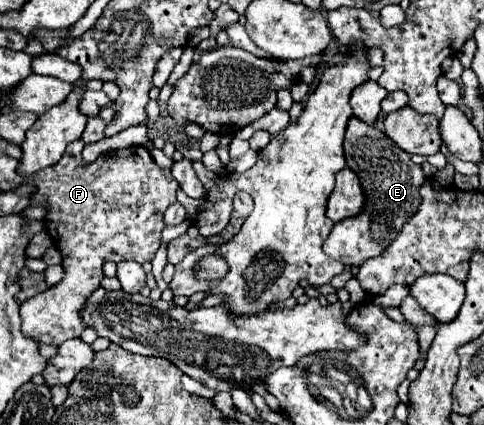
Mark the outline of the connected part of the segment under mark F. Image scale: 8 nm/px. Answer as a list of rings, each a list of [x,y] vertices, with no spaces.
[[[127,147],[103,153],[95,163],[83,165],[81,155],[65,153],[57,165],[51,165],[35,175],[31,175],[35,183],[39,183],[39,193],[31,199],[31,205],[47,203],[49,213],[45,217],[47,231],[55,241],[57,249],[63,255],[65,277],[45,293],[39,293],[21,305],[21,331],[25,337],[37,343],[61,345],[67,339],[75,339],[81,335],[83,321],[81,321],[81,307],[85,305],[85,297],[95,291],[103,279],[103,261],[123,261],[131,259],[137,263],[151,261],[155,251],[161,245],[161,231],[163,231],[163,213],[171,203],[175,203],[177,183],[171,175],[171,169],[159,169],[145,147]]]

